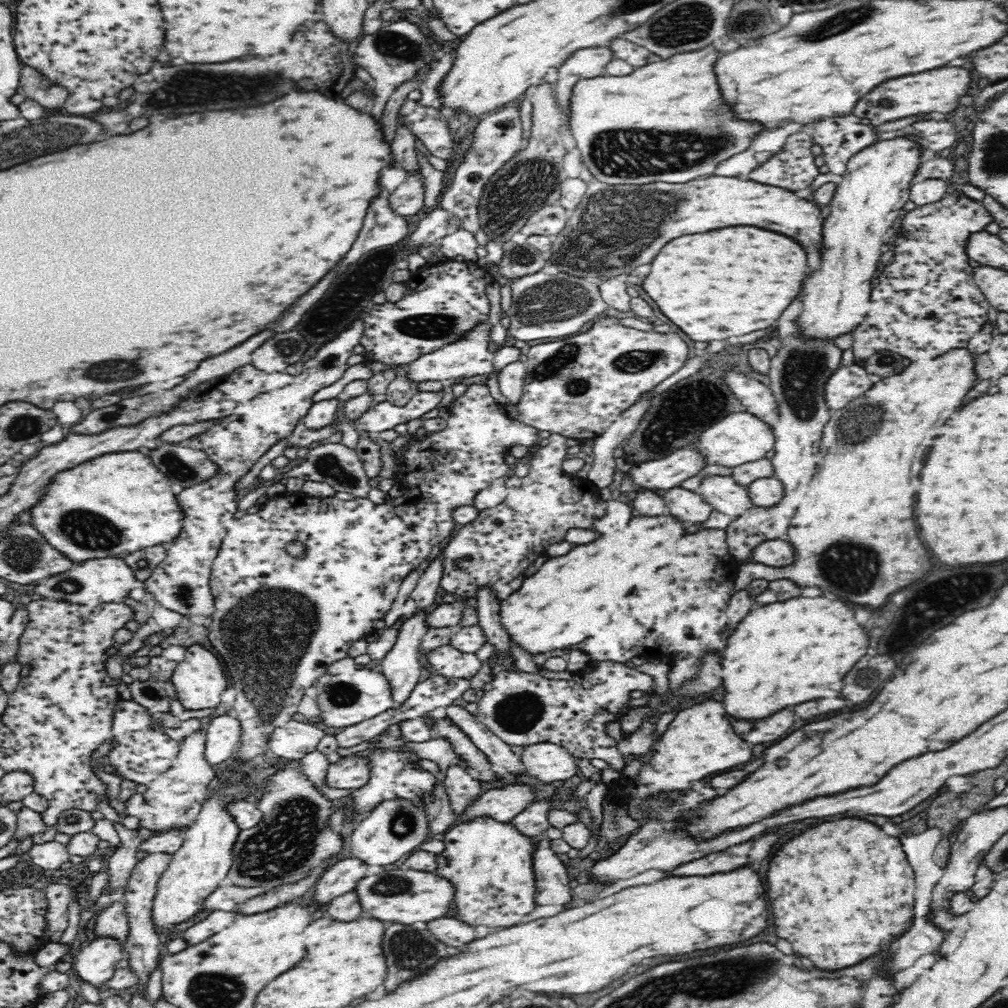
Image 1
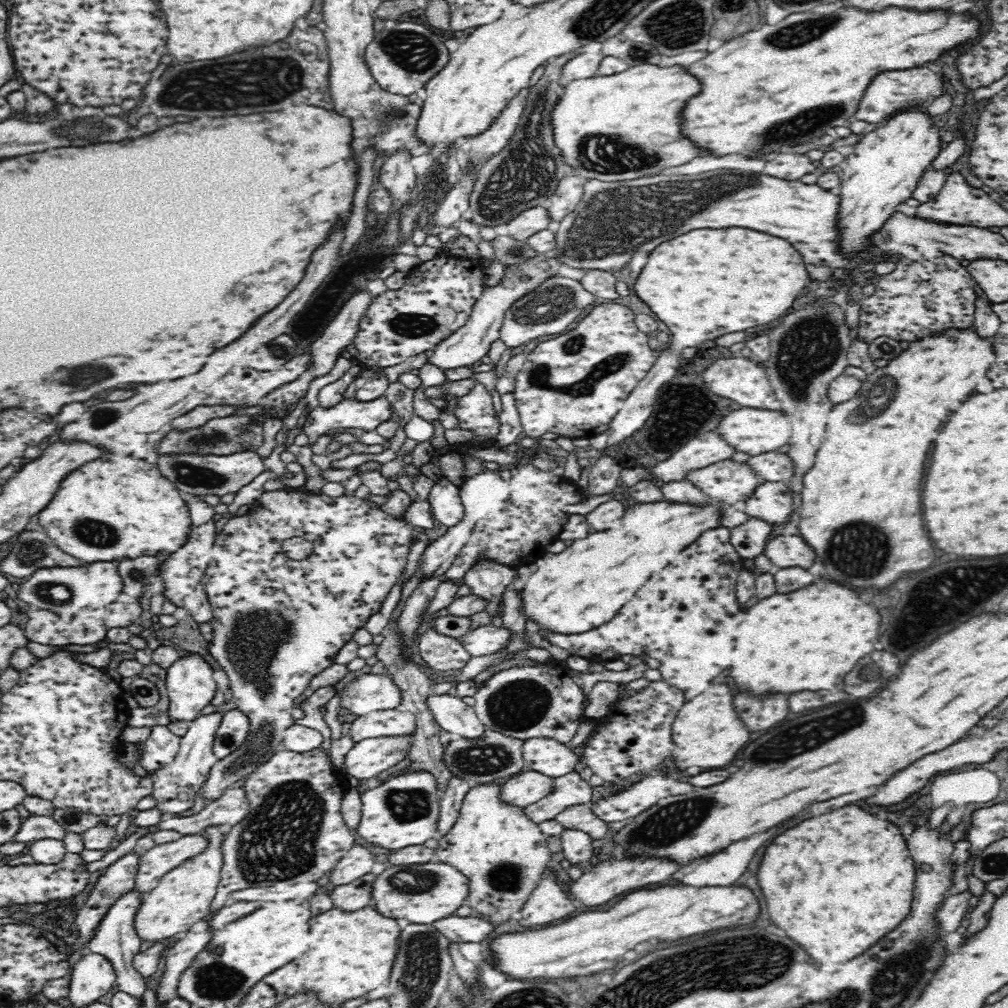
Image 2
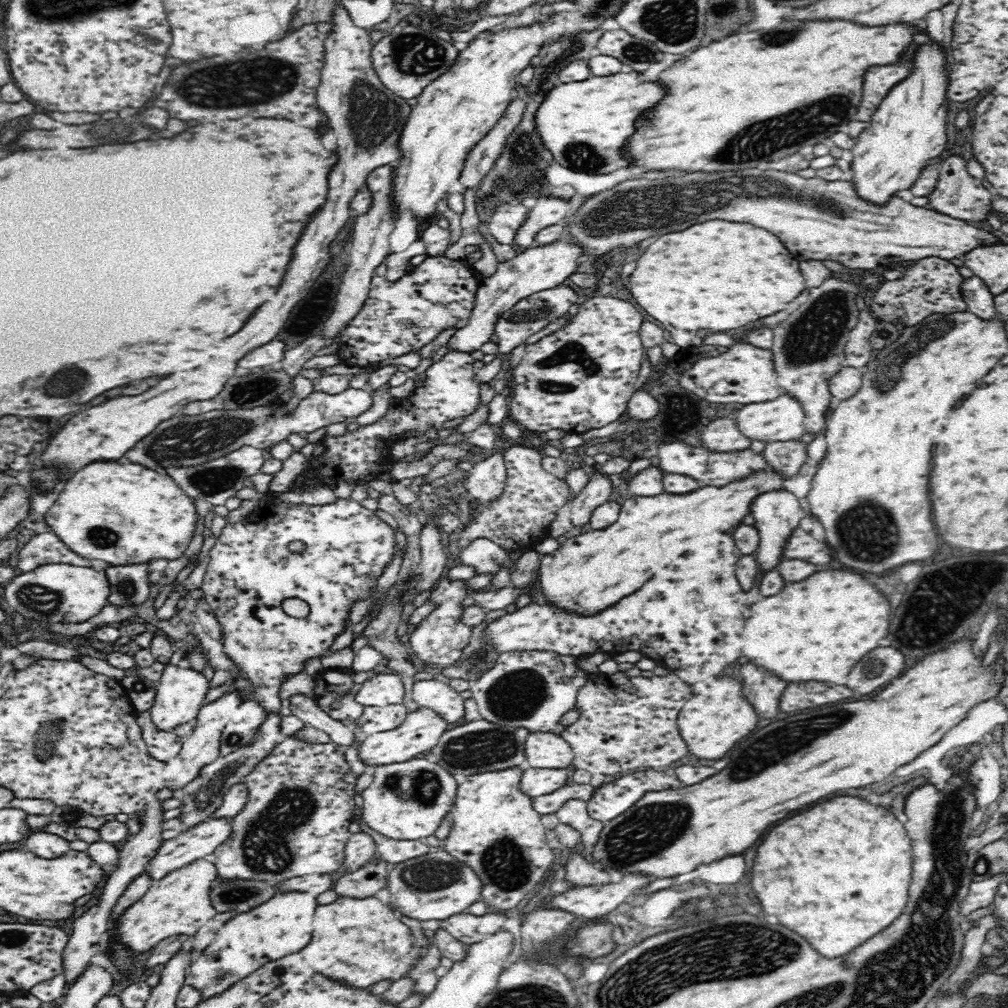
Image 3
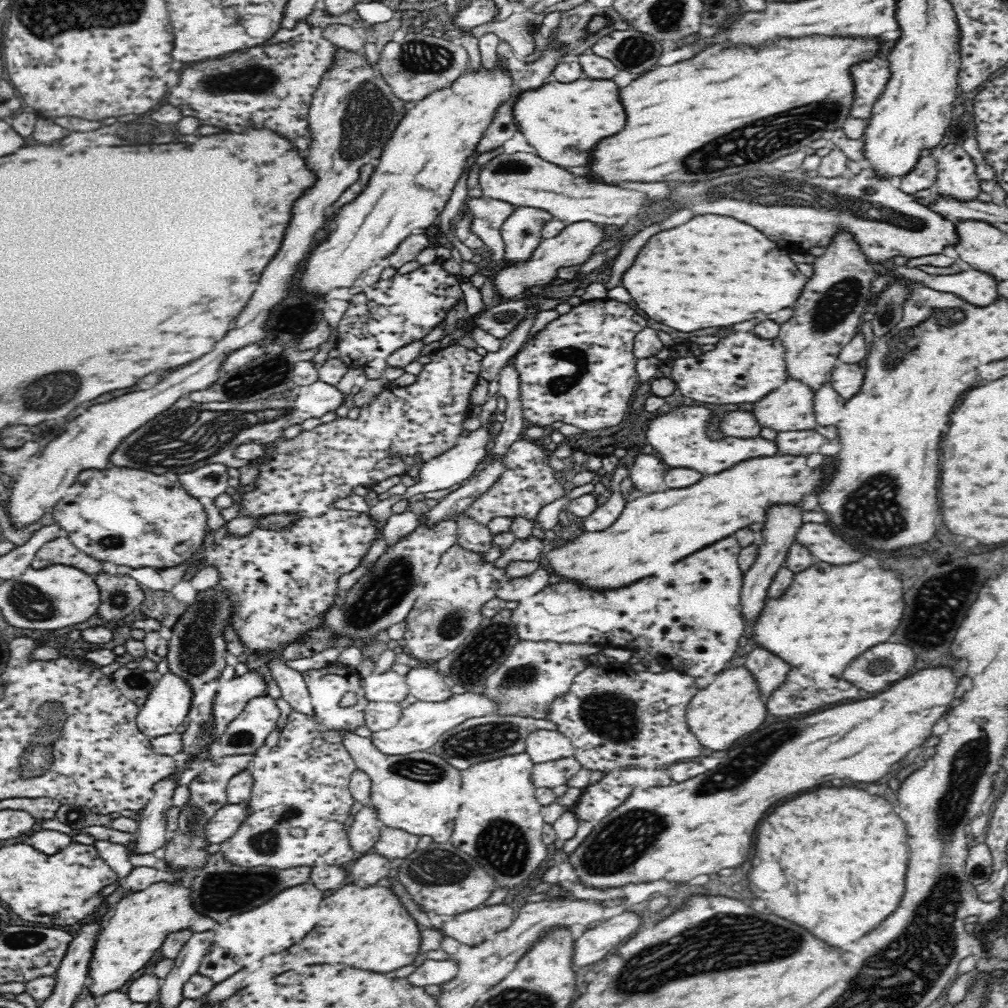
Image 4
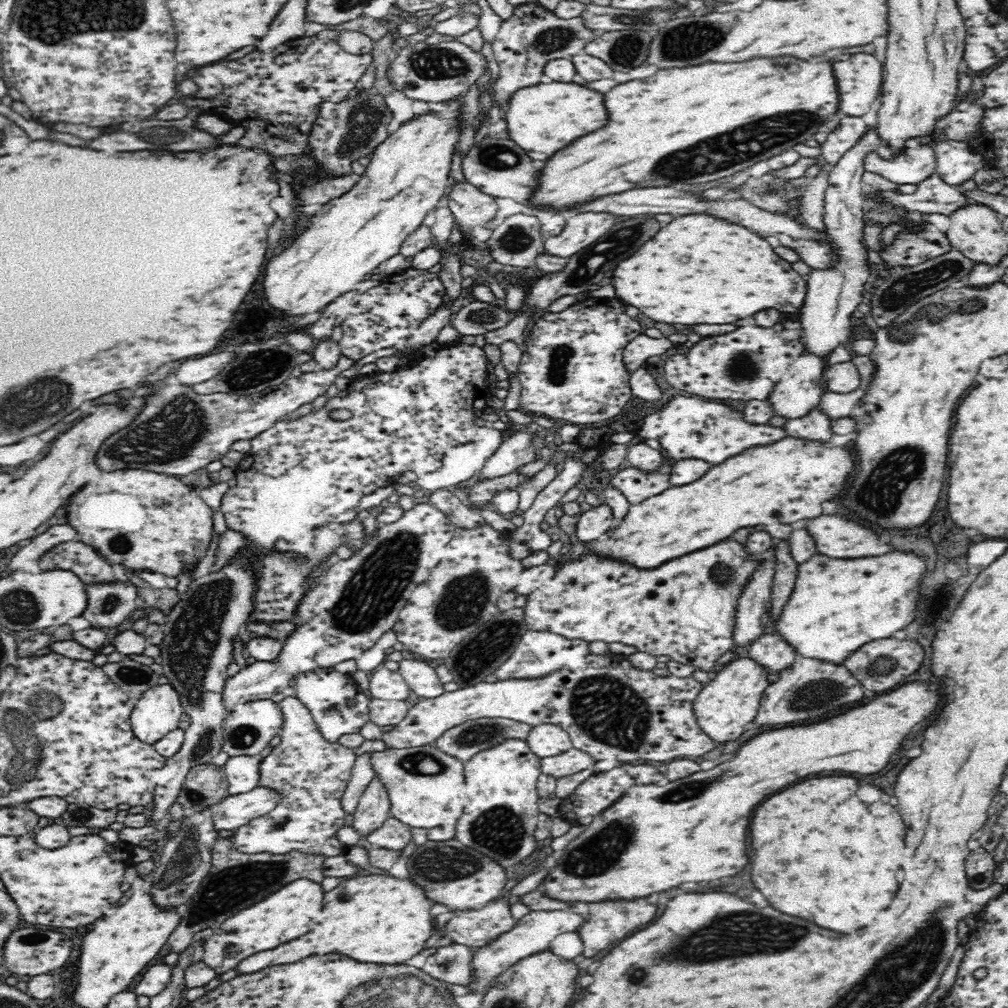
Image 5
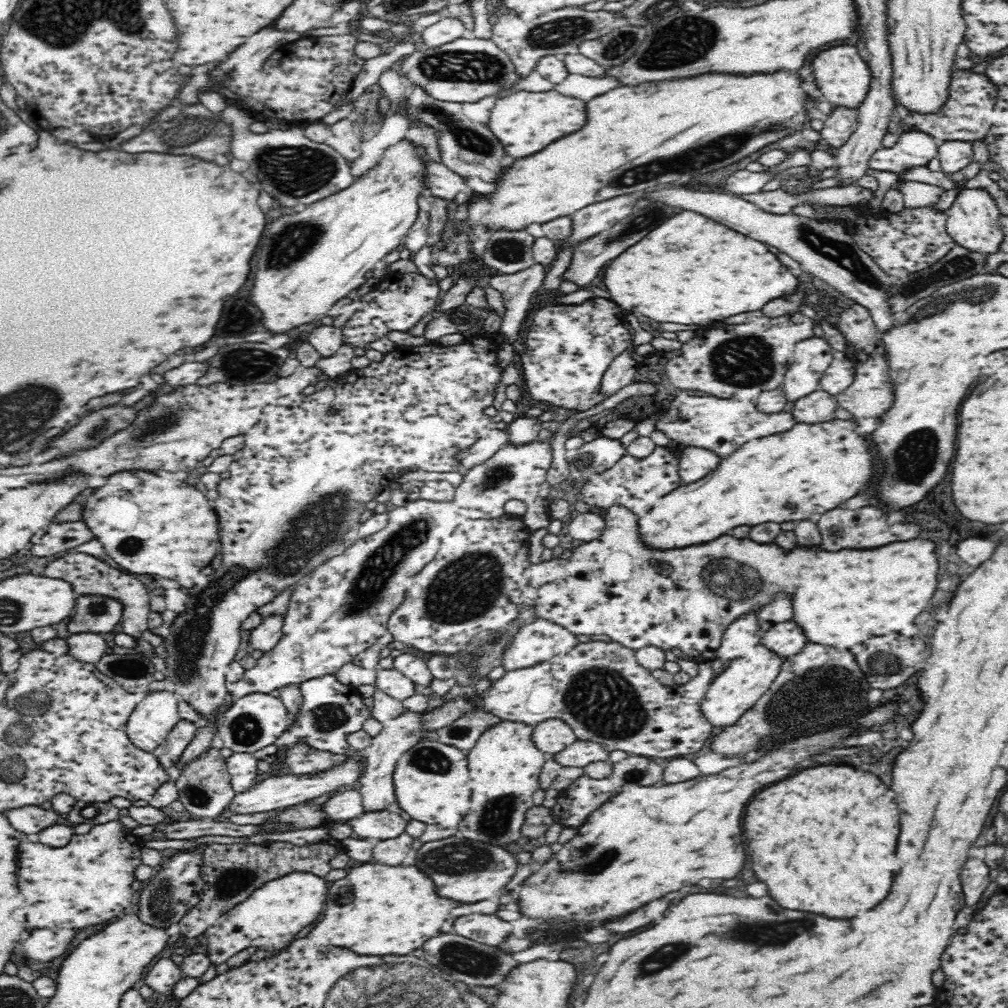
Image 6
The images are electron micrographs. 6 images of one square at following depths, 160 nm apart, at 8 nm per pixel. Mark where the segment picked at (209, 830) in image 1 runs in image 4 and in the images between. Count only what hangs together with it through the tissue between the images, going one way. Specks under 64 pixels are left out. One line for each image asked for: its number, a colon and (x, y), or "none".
2: (184, 896)
3: (179, 903)
4: (129, 939)

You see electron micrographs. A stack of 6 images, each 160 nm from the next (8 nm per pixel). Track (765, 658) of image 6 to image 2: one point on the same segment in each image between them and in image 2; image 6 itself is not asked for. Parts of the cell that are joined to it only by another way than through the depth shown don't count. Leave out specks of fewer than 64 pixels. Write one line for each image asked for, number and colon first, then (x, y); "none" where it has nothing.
2: (707, 732)
3: (711, 723)
4: (732, 706)
5: (725, 707)

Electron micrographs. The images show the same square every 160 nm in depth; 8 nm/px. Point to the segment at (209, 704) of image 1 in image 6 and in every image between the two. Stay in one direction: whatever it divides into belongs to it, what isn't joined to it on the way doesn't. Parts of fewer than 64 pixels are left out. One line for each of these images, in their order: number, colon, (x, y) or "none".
2: (190, 686)
3: (180, 692)
4: (168, 703)
5: (159, 710)
6: (149, 724)

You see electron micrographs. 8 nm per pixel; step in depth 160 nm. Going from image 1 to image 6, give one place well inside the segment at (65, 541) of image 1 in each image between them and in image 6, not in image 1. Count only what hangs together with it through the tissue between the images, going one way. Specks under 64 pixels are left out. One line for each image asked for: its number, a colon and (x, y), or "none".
2: (116, 507)
3: (121, 513)
4: (128, 517)
5: (143, 520)
6: (150, 525)

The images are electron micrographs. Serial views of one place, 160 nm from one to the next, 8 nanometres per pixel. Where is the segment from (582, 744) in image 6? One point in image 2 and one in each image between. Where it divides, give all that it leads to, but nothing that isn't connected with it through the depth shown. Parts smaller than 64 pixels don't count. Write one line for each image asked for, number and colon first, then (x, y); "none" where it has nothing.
2: (528, 786)
3: (535, 782)
4: (550, 774)
5: (574, 760)

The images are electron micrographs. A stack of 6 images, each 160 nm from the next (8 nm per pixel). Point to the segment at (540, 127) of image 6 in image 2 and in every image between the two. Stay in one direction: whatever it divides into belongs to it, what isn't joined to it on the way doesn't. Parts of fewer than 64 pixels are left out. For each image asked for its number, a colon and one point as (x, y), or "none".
2: (624, 126)
3: (585, 125)
4: (563, 121)
5: (543, 118)

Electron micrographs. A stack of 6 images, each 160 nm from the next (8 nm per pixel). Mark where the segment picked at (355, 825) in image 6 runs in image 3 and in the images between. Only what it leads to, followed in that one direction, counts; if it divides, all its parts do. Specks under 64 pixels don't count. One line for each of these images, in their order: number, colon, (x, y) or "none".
3: (391, 850)
4: (392, 843)
5: (394, 834)

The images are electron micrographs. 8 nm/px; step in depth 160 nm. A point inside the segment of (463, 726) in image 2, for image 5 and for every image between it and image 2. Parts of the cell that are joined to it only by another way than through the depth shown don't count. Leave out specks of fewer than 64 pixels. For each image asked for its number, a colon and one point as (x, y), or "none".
3: (435, 694)
4: (426, 684)
5: (422, 679)

